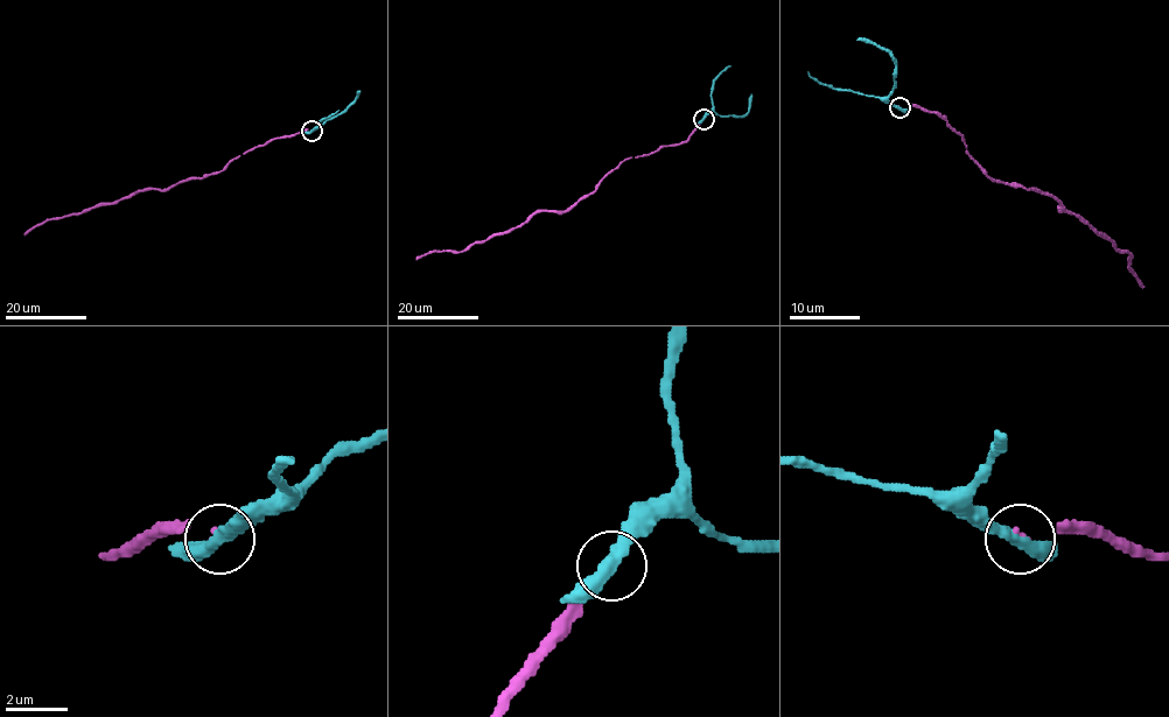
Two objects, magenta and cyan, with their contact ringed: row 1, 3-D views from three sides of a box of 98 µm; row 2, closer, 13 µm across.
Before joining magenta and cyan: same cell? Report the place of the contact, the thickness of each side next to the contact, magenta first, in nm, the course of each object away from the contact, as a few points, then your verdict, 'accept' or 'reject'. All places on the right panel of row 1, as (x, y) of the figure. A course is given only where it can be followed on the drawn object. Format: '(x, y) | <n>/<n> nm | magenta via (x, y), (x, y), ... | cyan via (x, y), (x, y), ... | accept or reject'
(900, 107) | 150/360 nm | magenta via (900, 106), (946, 120), (988, 177), (1036, 188), (1077, 215), (1131, 255), (1145, 287) | cyan via (900, 109), (888, 99), (895, 89), (895, 61), (886, 50), (858, 39) | accept

